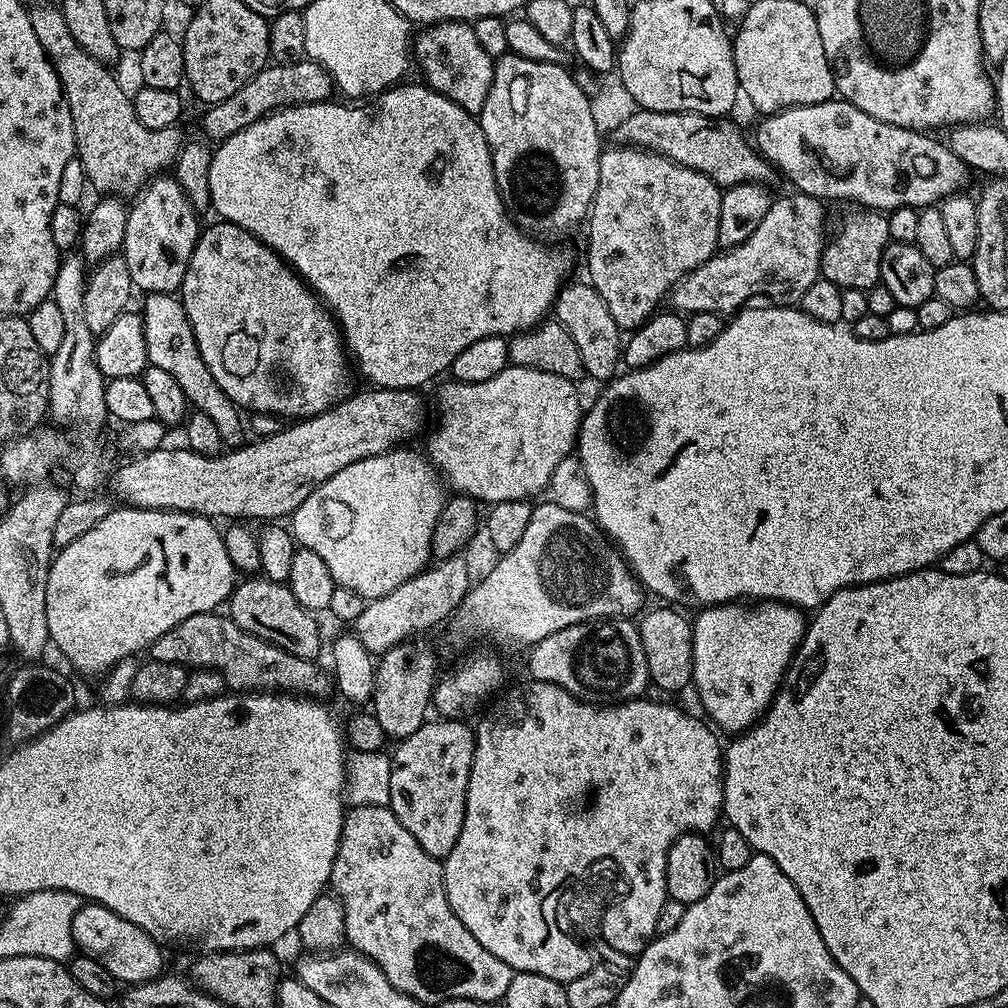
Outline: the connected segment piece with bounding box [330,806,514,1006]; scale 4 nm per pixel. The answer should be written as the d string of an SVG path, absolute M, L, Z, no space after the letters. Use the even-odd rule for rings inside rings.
M358 806L347 809L338 854L334 858L332 867L330 888L344 907L345 941L355 951L361 952L366 958L373 960L382 970L382 974L386 974L386 978L390 978L392 985L398 990L402 990L402 994L406 994L426 1006L439 1006L442 1002L454 998L470 998L478 1002L500 1002L503 1001L506 990L510 990L510 982L514 975L512 968L506 966L506 962L502 962L502 958L494 958L494 954L490 954L490 950L486 950L486 946L482 946L482 942L478 942L478 938L474 938L474 934L470 934L470 930L466 930L466 926L462 926L462 922L458 922L458 918L454 914L454 910L450 910L450 902L446 898L443 863L437 857L426 854L426 850L422 850L422 846L418 846L418 838L414 838L414 834L410 834L410 830L406 830L406 826L402 826L402 822L398 822L398 818L393 814L391 808Z

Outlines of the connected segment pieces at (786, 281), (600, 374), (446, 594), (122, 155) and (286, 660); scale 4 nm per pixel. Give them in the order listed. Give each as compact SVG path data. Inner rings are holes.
M793 191L792 196L773 199L770 210L766 210L766 218L746 242L733 248L717 251L702 266L693 272L687 272L679 282L672 287L670 293L671 307L681 314L693 312L718 312L721 314L735 314L749 306L753 308L767 308L769 306L799 305L802 294L814 286L816 280L821 279L820 259L824 253L826 235L824 236L824 208L821 201L805 192Z
M590 282L584 284L565 283L556 295L554 319L574 338L578 354L582 354L585 373L599 382L607 382L617 375L622 364L622 330L614 322L602 294ZM616 367L618 369L616 369Z
M457 554L445 560L436 560L414 578L402 582L402 586L390 590L390 594L367 601L354 625L354 635L362 646L371 654L383 654L405 640L428 634L424 632L442 623L447 616L449 619L466 598L470 587L468 564L464 558Z
M36 4L28 8L30 26L34 26L34 35L38 42L42 42L42 50L48 55L49 62L60 79L60 85L64 91L66 102L70 106L70 118L74 122L74 134L76 135L76 156L82 162L86 170L86 178L97 193L121 198L135 197L136 193L148 183L153 176L159 176L165 170L173 167L178 156L182 137L180 128L173 126L162 130L150 130L138 122L138 114L134 114L132 96L124 93L124 88L112 77L112 72L103 60L96 60L82 46L74 40L74 34L70 34L70 26L66 26L66 18L60 13L59 7L52 4Z
M219 611L203 612L178 622L178 626L166 630L162 638L152 643L151 659L170 662L189 670L213 668L222 674L225 685L233 693L279 692L299 694L305 698L324 698L334 688L333 677L319 668L316 660L298 658L246 630L233 622L231 615L220 616Z

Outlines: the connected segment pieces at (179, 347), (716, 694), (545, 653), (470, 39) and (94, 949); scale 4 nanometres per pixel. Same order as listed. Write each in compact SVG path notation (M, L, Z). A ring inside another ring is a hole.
M149 292L143 299L142 315L149 365L171 374L178 381L178 386L182 386L182 394L186 394L189 405L195 411L206 414L214 422L214 426L218 426L218 434L222 434L226 442L236 442L232 440L240 436L241 409L224 393L222 386L214 382L210 366L202 362L202 350L198 350L190 318L186 318L184 303L180 301L179 295L170 292Z
M770 600L753 603L753 608L746 605L744 602L715 604L713 608L699 609L692 620L691 687L696 688L696 696L704 707L703 715L717 729L725 728L732 732L728 734L739 734L751 728L768 711L776 691L784 682L788 665L804 640L806 627L805 613L793 604L779 604L777 600Z
M601 618L566 626L566 630L558 630L558 634L550 634L550 638L542 638L531 645L529 652L532 653L528 656L528 672L533 681L558 686L578 700L624 704L627 700L641 699L650 688L640 629L628 618Z
M444 20L440 24L425 27L415 37L414 60L420 63L423 83L436 92L450 98L462 110L478 114L490 94L494 57L482 50L478 38L474 38L472 24L459 20Z
M81 903L78 914L74 914L72 942L83 955L102 962L102 966L106 966L106 970L110 970L110 974L124 986L156 980L165 971L165 949L150 938L146 930L134 926L134 922L126 922L126 918L101 904Z

